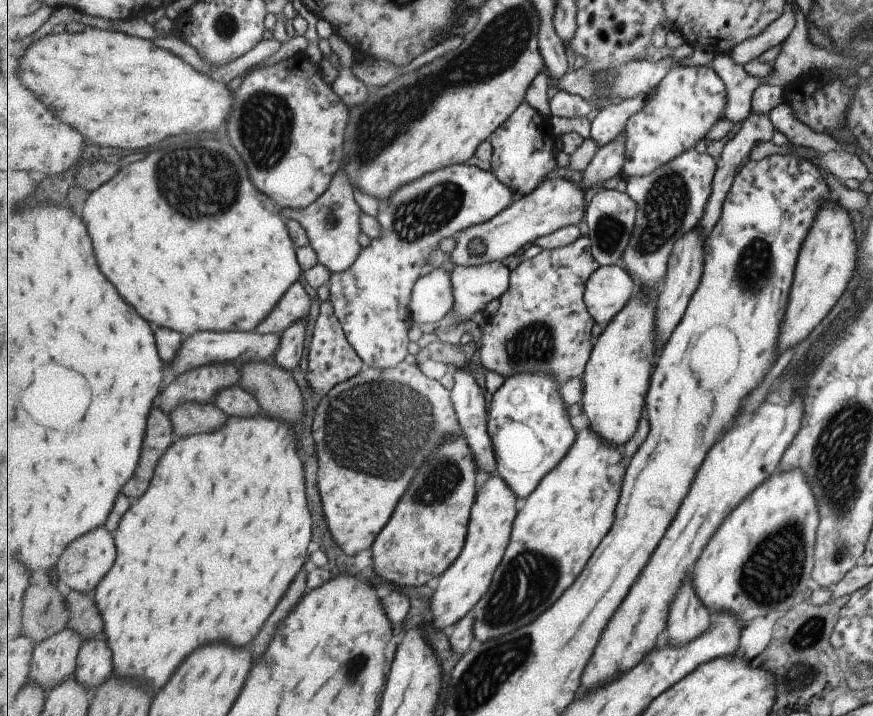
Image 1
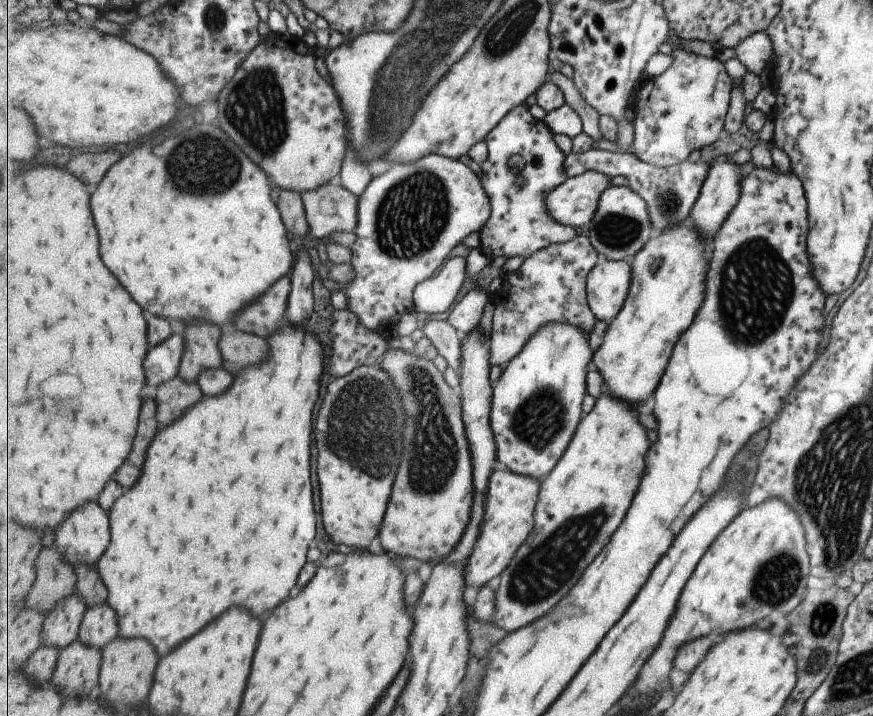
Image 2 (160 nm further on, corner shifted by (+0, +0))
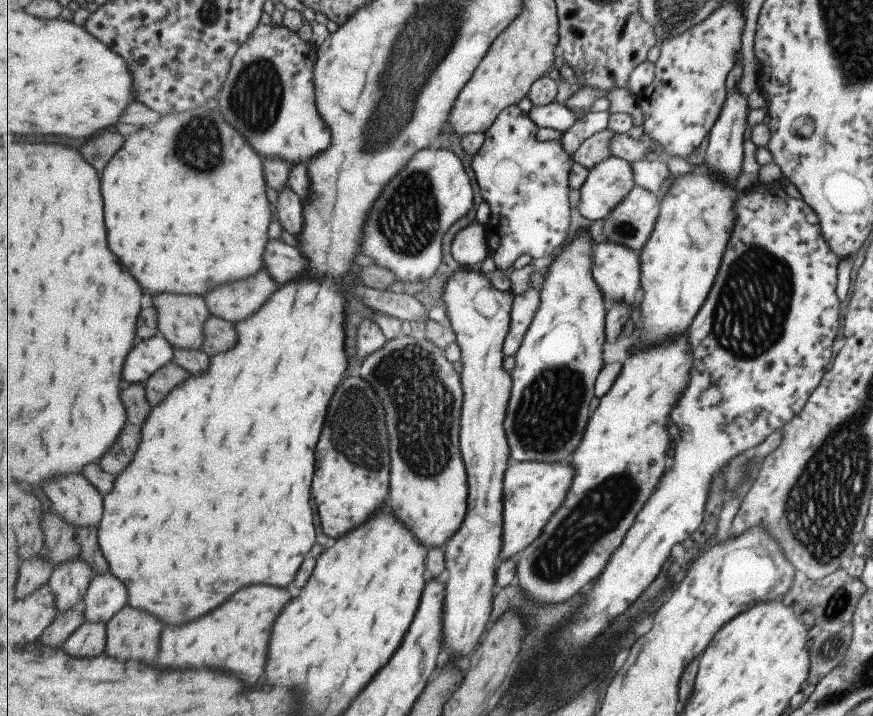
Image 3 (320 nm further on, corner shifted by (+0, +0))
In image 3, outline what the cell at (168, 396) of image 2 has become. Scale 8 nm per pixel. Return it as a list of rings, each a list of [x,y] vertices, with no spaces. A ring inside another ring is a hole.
[[[174,362],[167,364],[165,368],[161,368],[161,372],[155,372],[147,380],[147,396],[149,396],[149,402],[153,406],[159,404],[175,386],[179,386],[181,382],[185,382],[189,378],[189,374],[185,368]]]

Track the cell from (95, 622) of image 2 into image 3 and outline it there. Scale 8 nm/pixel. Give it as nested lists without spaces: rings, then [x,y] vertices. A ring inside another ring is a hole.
[[[95,574],[93,582],[85,596],[85,622],[103,622],[108,624],[111,618],[125,608],[127,604],[127,586],[117,576],[111,574]]]

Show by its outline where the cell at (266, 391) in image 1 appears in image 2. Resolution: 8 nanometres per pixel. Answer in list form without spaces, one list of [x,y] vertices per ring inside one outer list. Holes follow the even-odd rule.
[[[233,327],[223,331],[219,348],[223,354],[225,370],[229,370],[231,374],[237,374],[241,368],[261,362],[267,356],[269,344],[267,340],[255,334],[247,334]]]

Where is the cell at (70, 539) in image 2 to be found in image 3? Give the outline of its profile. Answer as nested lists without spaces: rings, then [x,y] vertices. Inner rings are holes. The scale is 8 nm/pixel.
[[[83,474],[57,476],[55,480],[49,480],[43,486],[42,496],[47,505],[52,506],[69,524],[73,524],[73,528],[101,526],[105,500]]]

